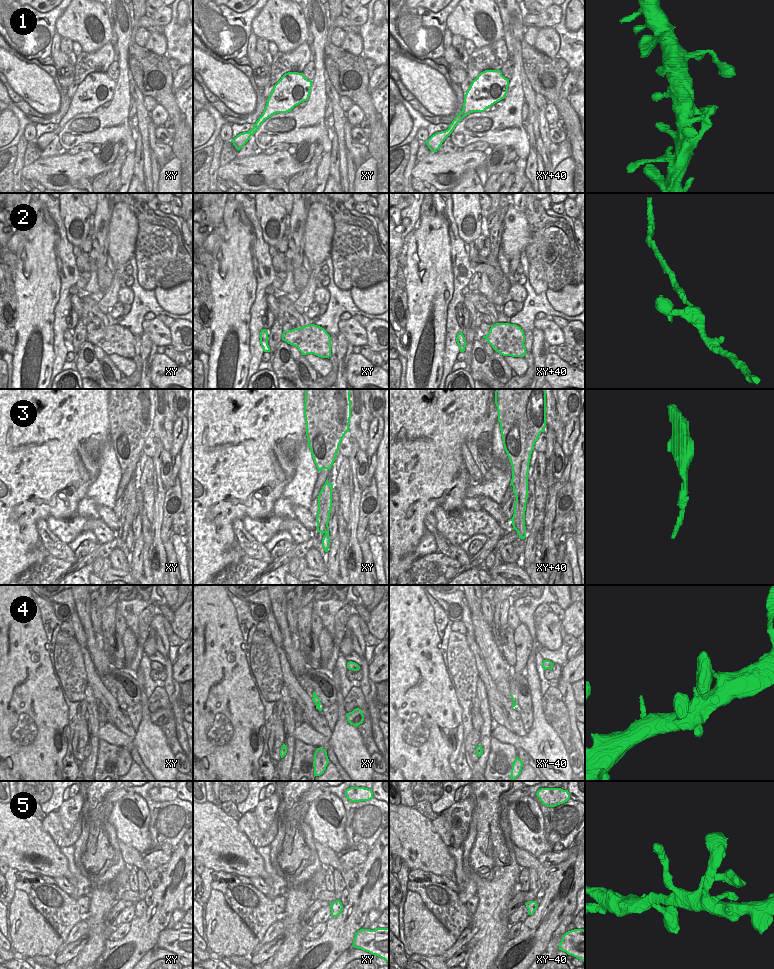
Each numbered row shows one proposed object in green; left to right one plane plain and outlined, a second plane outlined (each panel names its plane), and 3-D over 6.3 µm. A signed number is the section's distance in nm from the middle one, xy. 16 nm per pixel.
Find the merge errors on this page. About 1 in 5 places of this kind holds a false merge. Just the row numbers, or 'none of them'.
none of them

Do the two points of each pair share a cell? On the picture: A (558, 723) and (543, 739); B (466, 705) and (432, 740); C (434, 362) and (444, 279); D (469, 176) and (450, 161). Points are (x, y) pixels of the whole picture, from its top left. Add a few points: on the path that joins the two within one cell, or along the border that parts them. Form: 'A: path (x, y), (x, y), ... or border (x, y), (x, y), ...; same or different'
A: border (542, 707), (545, 719), (565, 746); different
B: border (453, 687), (457, 702), (461, 708), (462, 733); different
C: path (436, 341), (436, 300); same
D: border (475, 169), (467, 169), (459, 182); different

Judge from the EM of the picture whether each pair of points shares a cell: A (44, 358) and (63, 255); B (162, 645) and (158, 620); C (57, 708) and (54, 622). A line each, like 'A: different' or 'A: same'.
A: different
B: same
C: different

